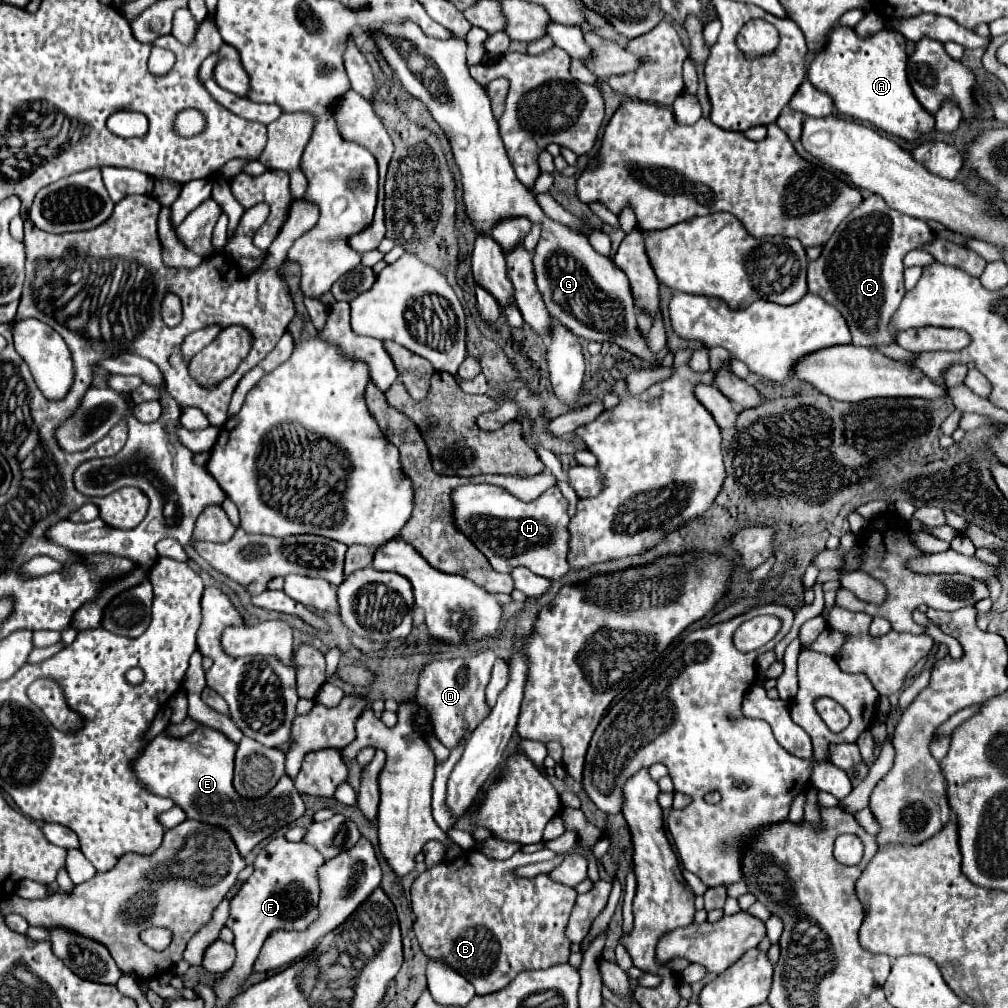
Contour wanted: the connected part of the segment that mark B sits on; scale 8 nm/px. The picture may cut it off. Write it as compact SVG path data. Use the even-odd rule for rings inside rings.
M471 849L471 851L465 851L463 855L455 857L453 861L443 861L431 869L427 869L425 873L421 873L413 887L411 887L411 907L413 907L413 913L415 913L415 923L413 923L413 931L417 935L417 941L423 949L423 953L429 957L429 959L441 959L445 961L451 969L455 969L457 973L461 973L477 991L477 995L489 995L489 993L495 993L503 987L507 987L507 983L511 983L519 971L527 971L527 969L545 969L545 967L551 967L551 965L557 965L557 963L563 963L569 959L569 953L571 953L571 943L569 939L565 937L565 927L567 927L567 919L571 915L571 909L575 905L575 889L573 887L567 887L563 883L557 883L553 881L549 875L535 875L535 877L517 877L515 875L515 869L520 866L526 866L534 864L533 859L535 855L543 855L541 850L528 854L521 851L516 852L515 855L505 859L505 861L499 861L499 859L491 859L487 855L483 855L479 849Z

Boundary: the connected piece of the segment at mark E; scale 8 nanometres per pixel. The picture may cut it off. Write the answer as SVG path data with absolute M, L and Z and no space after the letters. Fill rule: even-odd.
M199 725L189 737L183 739L159 733L147 745L139 761L135 761L135 775L139 775L139 781L143 781L153 793L171 797L187 813L187 819L225 827L231 833L239 853L245 857L271 833L299 819L305 813L305 805L289 775L283 775L263 799L243 799L231 783L235 751L237 745L231 739L207 725Z

